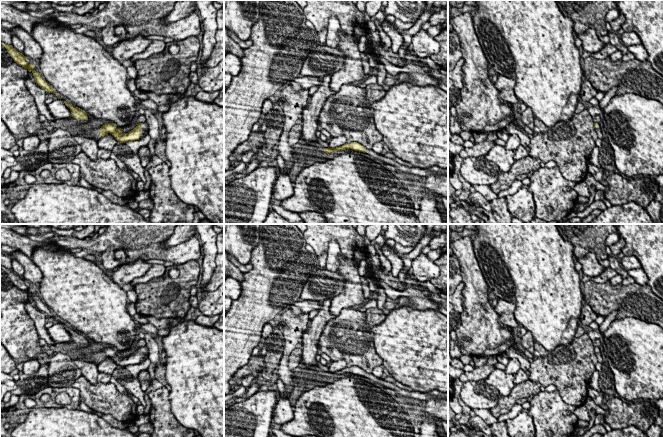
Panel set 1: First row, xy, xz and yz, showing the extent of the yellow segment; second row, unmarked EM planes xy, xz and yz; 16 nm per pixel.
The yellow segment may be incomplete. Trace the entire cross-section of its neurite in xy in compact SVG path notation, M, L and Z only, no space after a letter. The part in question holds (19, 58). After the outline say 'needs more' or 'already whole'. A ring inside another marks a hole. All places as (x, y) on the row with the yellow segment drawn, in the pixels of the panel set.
M0 42L0 45L2 45L3 47L6 48L7 52L13 58L14 62L16 62L20 66L26 68L29 72L33 73L33 76L35 78L35 82L40 87L44 88L49 93L55 94L58 97L58 99L62 99L62 97L60 97L58 95L58 93L45 81L45 79L42 77L41 73L36 72L36 71L33 70L34 65L29 64L28 62L25 61L25 56L22 53L16 51L13 48L12 45L8 45L8 44L4 43L4 42Z; already whole

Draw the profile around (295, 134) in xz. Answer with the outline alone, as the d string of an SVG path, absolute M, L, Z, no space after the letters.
M302 124L295 125L289 132L288 143L292 146L297 144L302 138Z

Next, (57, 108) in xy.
M56 99L47 105L49 112L56 119L72 117L70 109L65 105L64 99Z

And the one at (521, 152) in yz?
M519 145L519 147L515 150L515 160L520 160L522 158L525 158L529 156L529 152L527 151L526 147Z

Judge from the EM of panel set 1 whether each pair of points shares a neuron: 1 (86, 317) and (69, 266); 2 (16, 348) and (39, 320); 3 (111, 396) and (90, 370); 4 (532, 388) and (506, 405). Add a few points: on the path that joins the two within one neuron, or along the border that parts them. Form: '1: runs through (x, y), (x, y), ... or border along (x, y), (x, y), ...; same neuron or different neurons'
1: runs through (86, 304), (86, 300), (69, 283), (69, 279); same neuron
2: border along (26, 303), (25, 310), (40, 337); different neurons
3: border along (81, 374), (91, 383), (97, 383); different neurons
4: runs through (525, 389), (519, 391), (512, 398); same neuron

